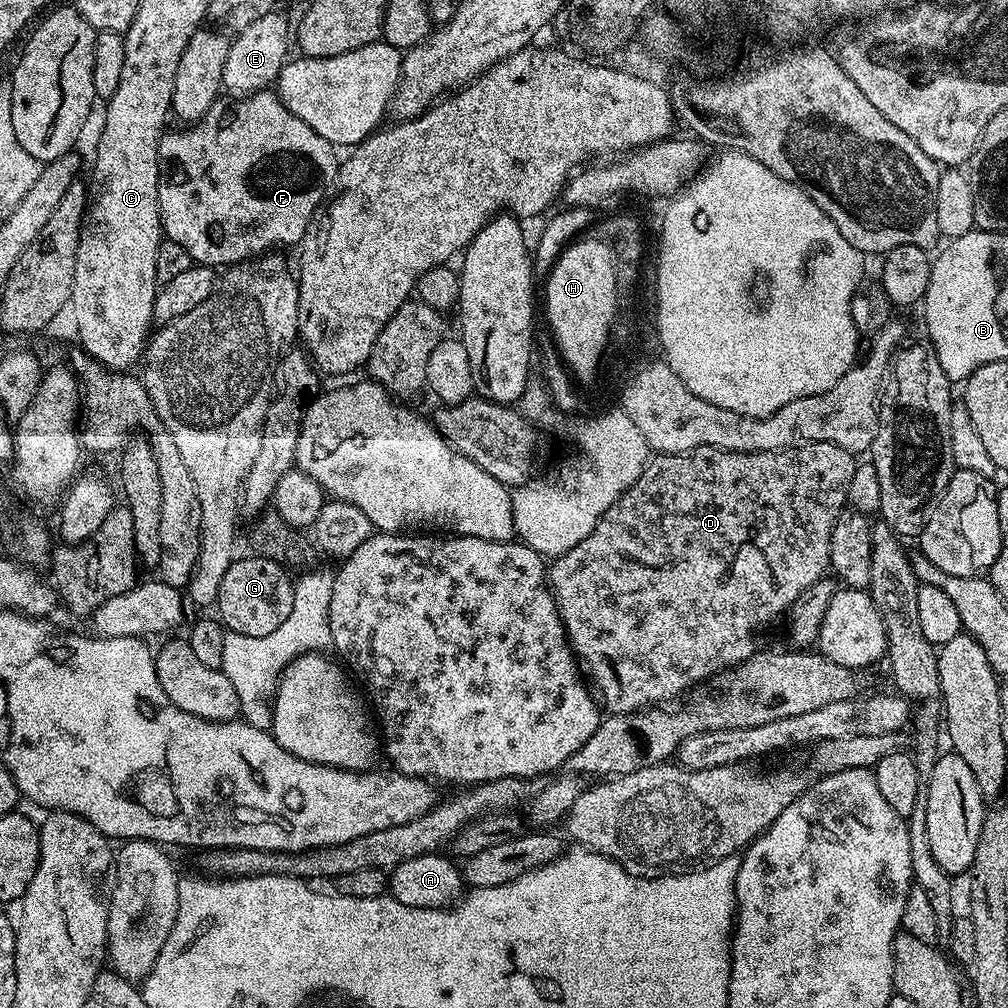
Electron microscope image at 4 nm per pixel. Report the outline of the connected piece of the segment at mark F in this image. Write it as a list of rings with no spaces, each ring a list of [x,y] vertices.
[[[265,90],[256,92],[252,96],[241,96],[231,101],[233,104],[217,102],[212,105],[208,113],[197,120],[195,124],[185,127],[184,132],[165,131],[160,137],[160,185],[158,186],[158,206],[160,207],[160,226],[167,239],[178,242],[190,254],[193,262],[200,266],[207,266],[213,270],[223,269],[225,266],[243,264],[269,250],[280,250],[283,244],[296,244],[308,232],[312,224],[312,215],[321,208],[329,195],[328,187],[335,185],[338,180],[337,149],[322,138],[322,134],[314,134],[302,118],[290,114],[286,106],[280,101],[275,91]]]

